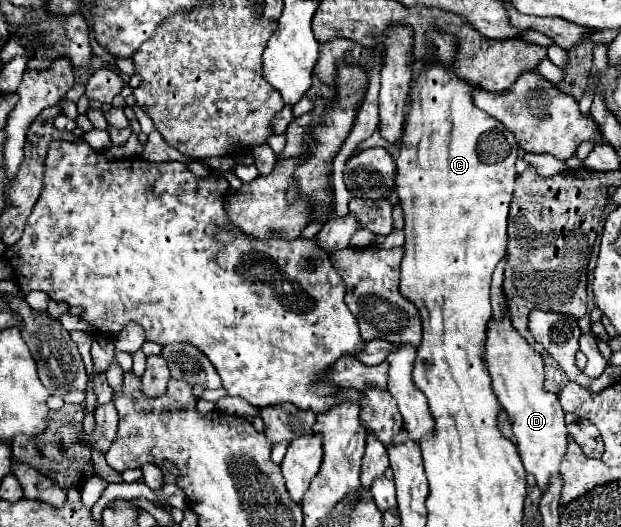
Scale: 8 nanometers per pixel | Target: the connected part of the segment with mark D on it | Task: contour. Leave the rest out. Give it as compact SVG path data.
M491 318L487 324L487 340L483 346L483 360L491 376L491 386L505 412L511 418L513 434L517 438L519 456L529 474L537 478L541 490L547 488L549 476L559 472L561 458L567 450L567 426L563 410L555 394L543 388L543 358L535 352L529 342L513 328L511 320Z

